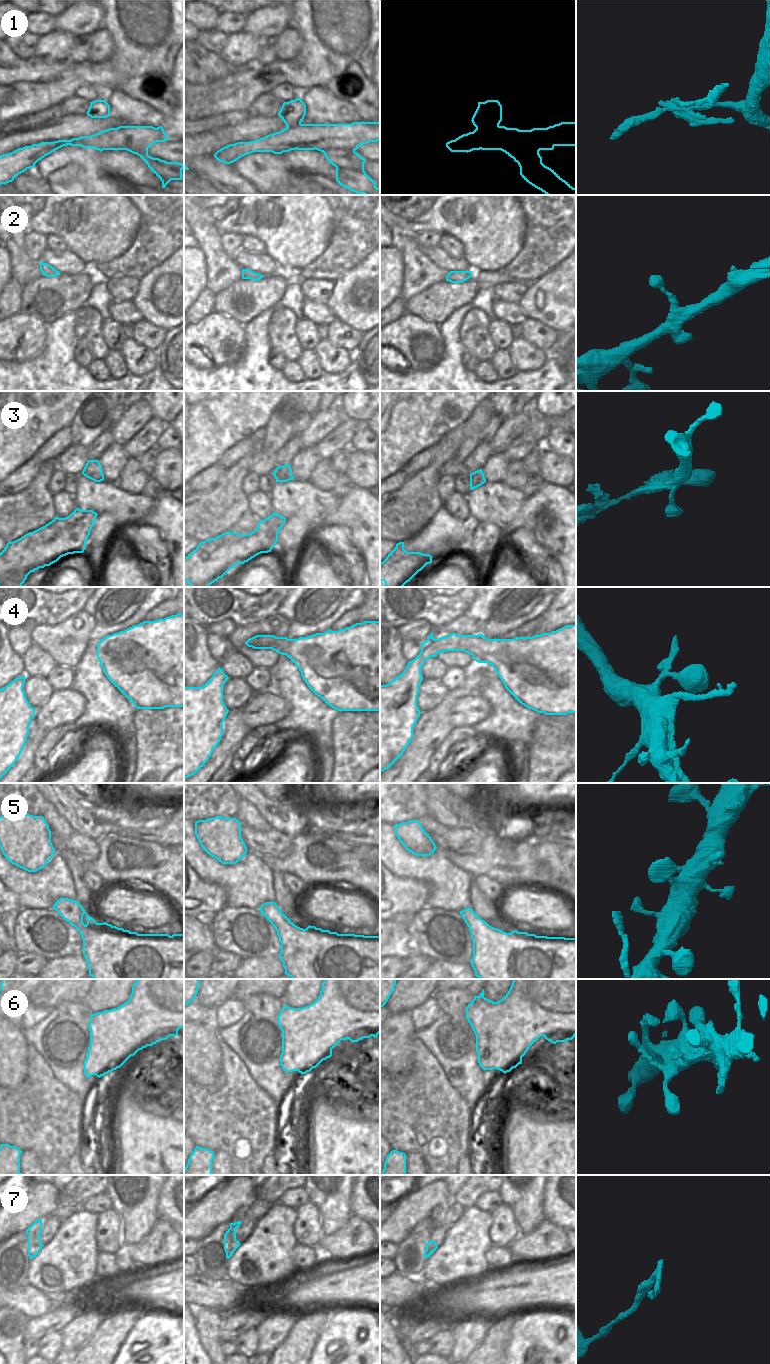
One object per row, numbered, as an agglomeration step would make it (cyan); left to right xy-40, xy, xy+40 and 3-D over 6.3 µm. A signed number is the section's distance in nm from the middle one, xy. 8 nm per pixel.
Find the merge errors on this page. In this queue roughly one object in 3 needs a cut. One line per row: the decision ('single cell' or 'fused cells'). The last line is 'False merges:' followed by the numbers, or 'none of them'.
1: fused cells
2: single cell
3: single cell
4: single cell
5: single cell
6: single cell
7: fused cells
False merges: 1, 7

